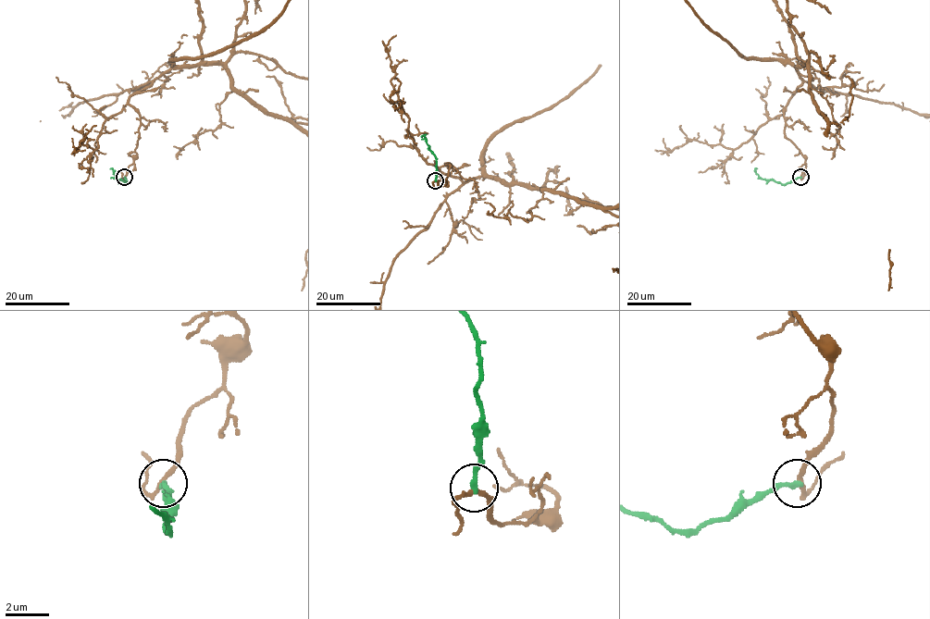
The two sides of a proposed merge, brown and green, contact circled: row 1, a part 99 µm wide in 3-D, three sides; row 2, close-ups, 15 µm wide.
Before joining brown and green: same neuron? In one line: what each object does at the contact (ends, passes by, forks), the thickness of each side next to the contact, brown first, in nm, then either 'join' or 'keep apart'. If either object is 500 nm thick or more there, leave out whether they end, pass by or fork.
brown passes by | green ends | 190/240 nm | keep apart

